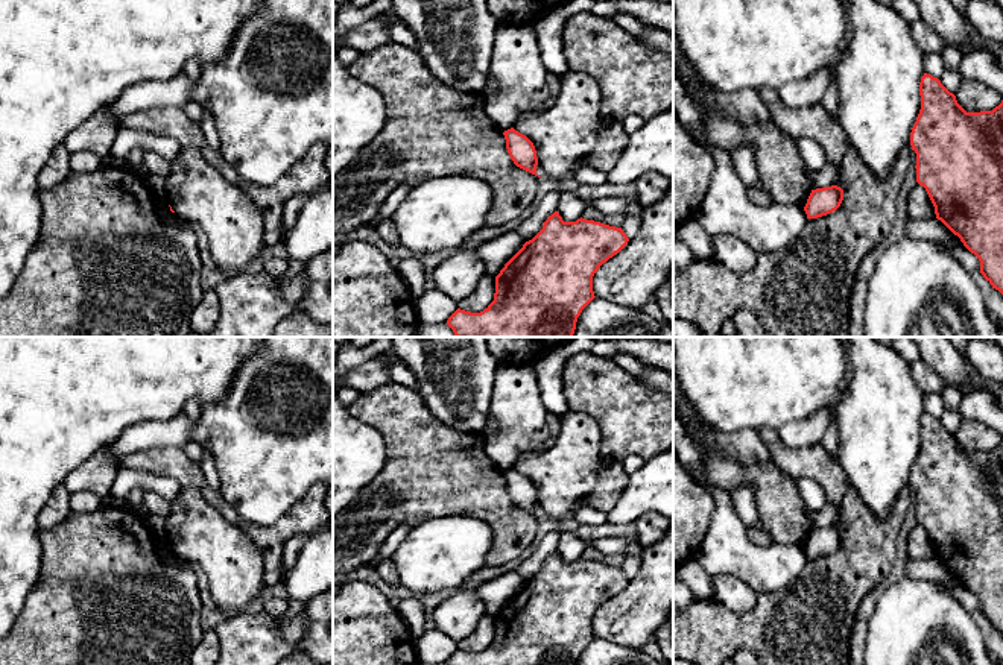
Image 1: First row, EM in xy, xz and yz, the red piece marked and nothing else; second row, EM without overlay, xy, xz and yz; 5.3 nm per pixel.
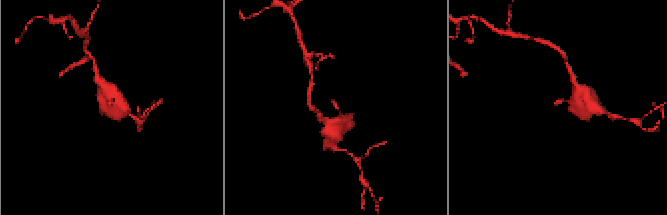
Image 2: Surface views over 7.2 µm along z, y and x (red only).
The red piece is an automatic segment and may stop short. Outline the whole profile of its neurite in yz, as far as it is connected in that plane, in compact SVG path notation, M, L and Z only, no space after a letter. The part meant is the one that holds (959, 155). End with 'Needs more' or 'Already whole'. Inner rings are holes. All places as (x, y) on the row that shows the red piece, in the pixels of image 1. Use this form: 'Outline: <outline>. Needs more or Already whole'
Outline: M924 73L921 109L910 132L916 153L916 182L922 185L941 220L980 261L980 273L1003 295L1003 100L992 111L967 112L938 77Z. Already whole

